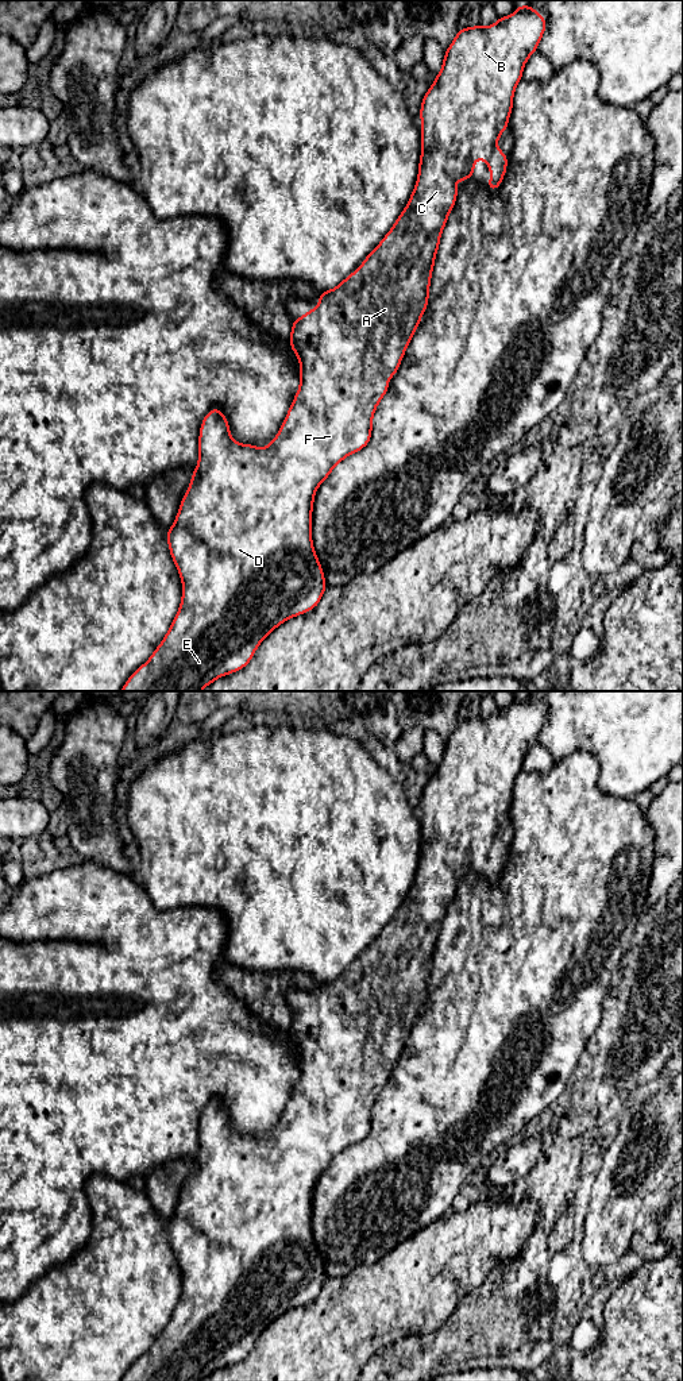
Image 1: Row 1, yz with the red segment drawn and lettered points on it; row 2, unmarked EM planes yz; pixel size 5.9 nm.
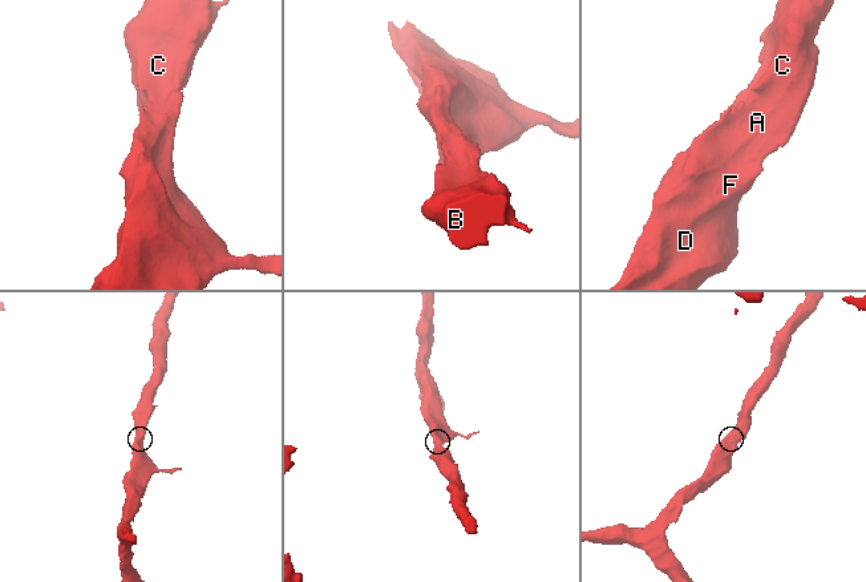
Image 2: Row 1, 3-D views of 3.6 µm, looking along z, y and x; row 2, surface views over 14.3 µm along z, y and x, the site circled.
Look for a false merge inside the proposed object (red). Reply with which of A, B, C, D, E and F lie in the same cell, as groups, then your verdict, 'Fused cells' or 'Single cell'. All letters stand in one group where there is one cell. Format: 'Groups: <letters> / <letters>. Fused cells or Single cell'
Groups: A B C D E F. Single cell

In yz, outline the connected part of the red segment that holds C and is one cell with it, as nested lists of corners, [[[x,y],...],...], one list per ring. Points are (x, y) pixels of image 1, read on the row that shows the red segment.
[[[516,5],[516,12],[513,15],[499,16],[499,19],[490,27],[482,27],[479,23],[474,27],[459,28],[456,32],[455,39],[444,53],[441,70],[436,74],[435,82],[429,86],[421,101],[418,115],[421,117],[421,158],[418,161],[418,177],[405,209],[397,217],[391,229],[383,236],[381,243],[364,258],[358,270],[352,271],[335,289],[320,293],[317,308],[306,310],[306,313],[298,319],[293,319],[292,335],[288,340],[292,351],[298,356],[300,387],[278,435],[271,440],[271,443],[265,448],[259,448],[252,444],[240,444],[232,439],[228,418],[223,414],[220,408],[213,408],[205,414],[200,425],[197,467],[190,474],[192,481],[181,499],[174,524],[166,531],[169,551],[182,582],[181,605],[161,644],[153,652],[150,659],[127,679],[120,691],[201,691],[216,679],[243,670],[251,661],[259,644],[277,626],[282,625],[289,618],[313,610],[320,603],[328,586],[312,541],[312,512],[316,490],[329,477],[336,464],[351,454],[363,450],[371,440],[373,416],[375,409],[387,393],[389,379],[395,375],[410,339],[418,328],[420,320],[428,306],[431,278],[441,232],[459,193],[455,182],[474,177],[474,159],[483,159],[490,167],[490,181],[487,182],[489,190],[495,192],[505,177],[508,169],[508,154],[502,153],[497,147],[497,142],[501,134],[509,127],[509,116],[513,109],[516,86],[522,80],[522,72],[528,58],[537,51],[537,46],[544,35],[545,27],[547,19],[541,13],[536,12],[533,5]]]

